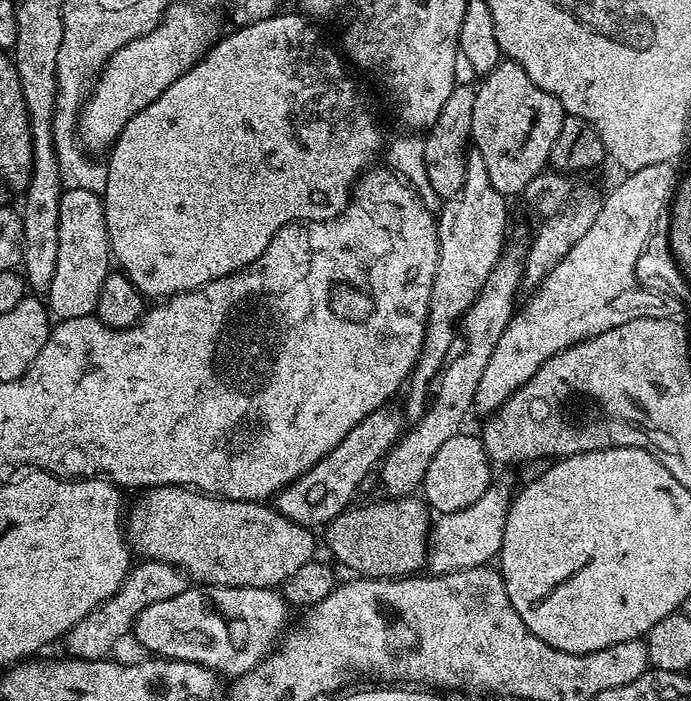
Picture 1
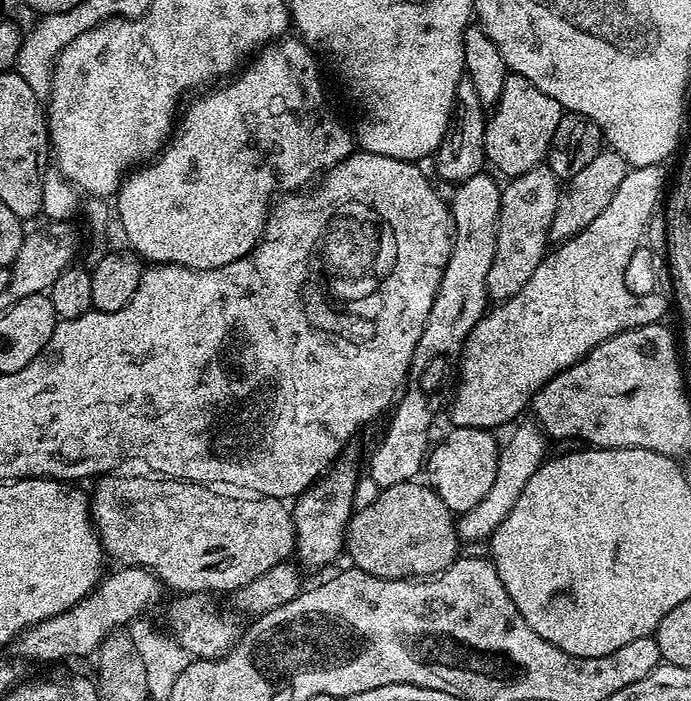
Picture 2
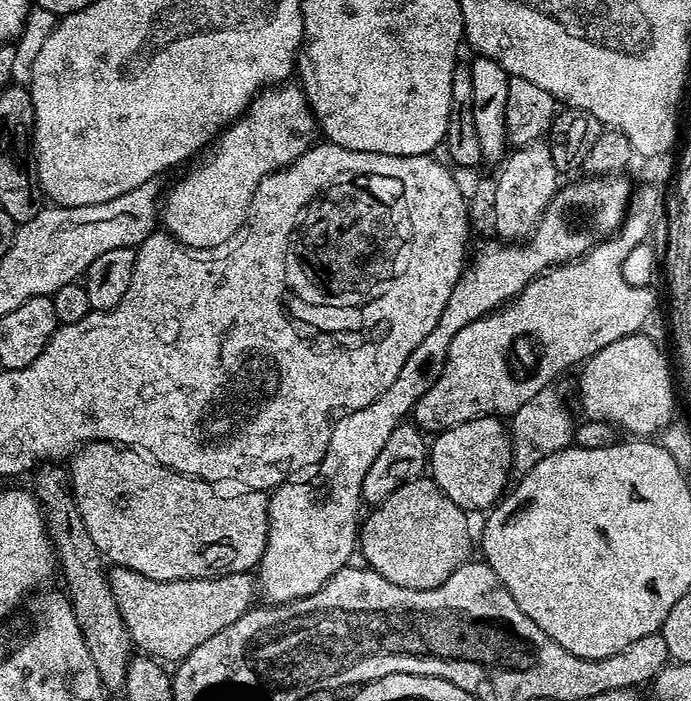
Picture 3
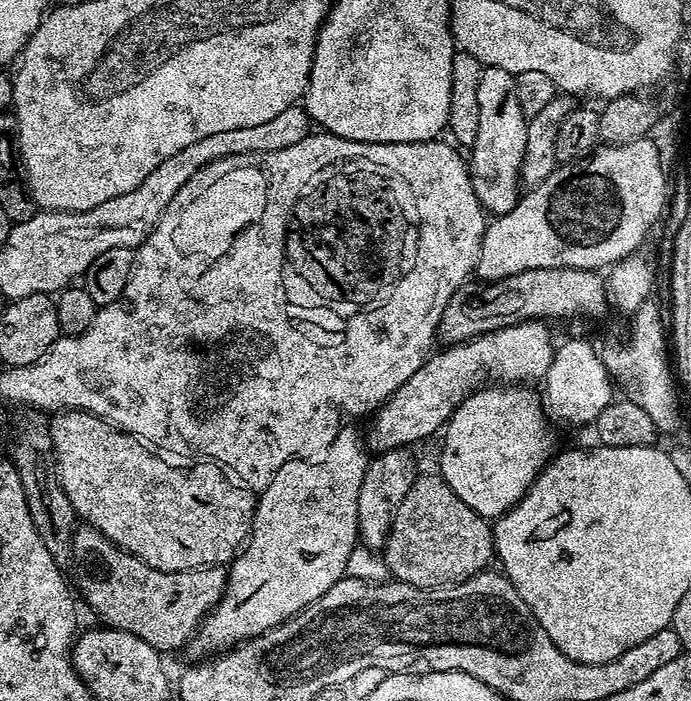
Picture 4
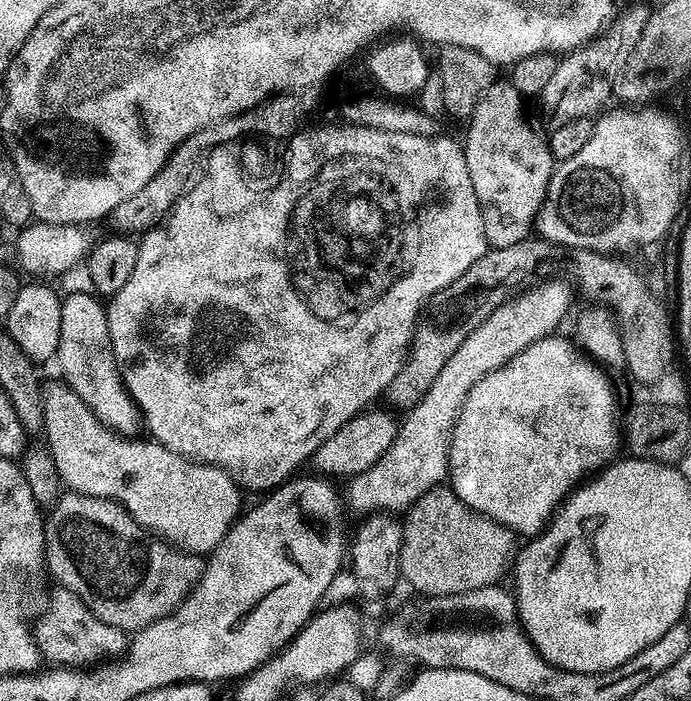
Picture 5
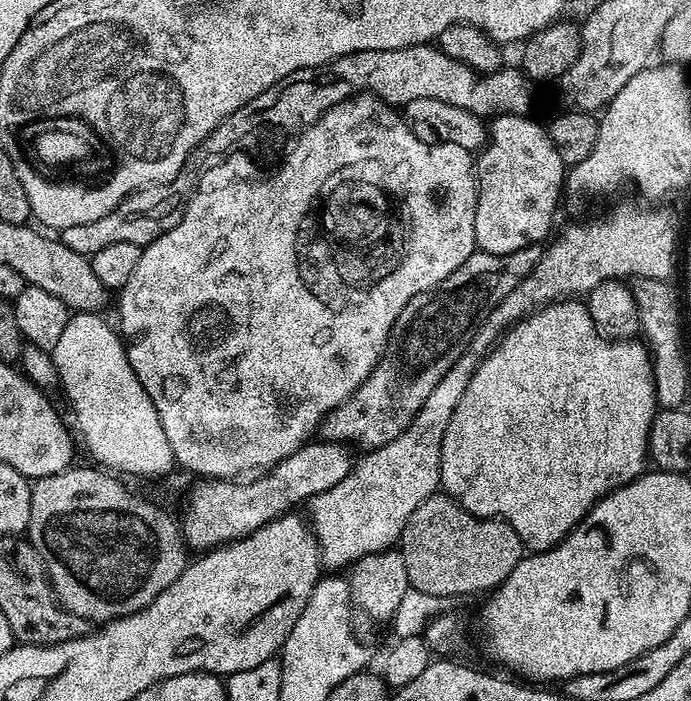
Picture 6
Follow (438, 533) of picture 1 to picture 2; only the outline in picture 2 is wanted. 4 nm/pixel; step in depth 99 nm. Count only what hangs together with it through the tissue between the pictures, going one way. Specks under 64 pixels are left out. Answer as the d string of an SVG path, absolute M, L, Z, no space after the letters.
M517 423L515 425L517 428L509 434L508 441L505 444L503 441L499 445L498 470L494 478L494 486L490 486L486 498L482 498L482 502L478 506L474 506L457 519L456 530L461 541L487 541L491 538L494 530L498 530L498 526L506 518L506 514L510 514L510 510L514 510L514 502L518 502L522 490L526 490L526 482L530 482L530 478L534 478L534 474L546 459L544 451L547 448L549 451L550 444L545 433L535 423L519 424Z

